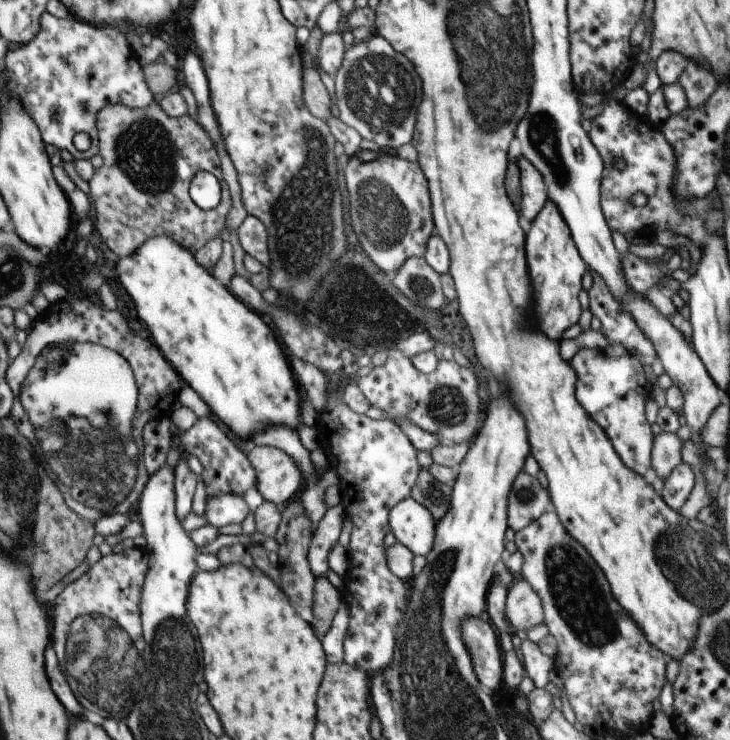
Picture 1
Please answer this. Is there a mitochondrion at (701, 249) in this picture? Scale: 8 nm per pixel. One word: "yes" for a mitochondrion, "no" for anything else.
no

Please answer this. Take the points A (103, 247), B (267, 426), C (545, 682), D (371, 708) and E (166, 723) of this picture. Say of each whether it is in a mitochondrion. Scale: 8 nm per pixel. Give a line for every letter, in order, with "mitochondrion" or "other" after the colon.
A: other
B: other
C: other
D: other
E: mitochondrion

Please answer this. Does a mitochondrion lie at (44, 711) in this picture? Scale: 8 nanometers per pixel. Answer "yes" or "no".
no

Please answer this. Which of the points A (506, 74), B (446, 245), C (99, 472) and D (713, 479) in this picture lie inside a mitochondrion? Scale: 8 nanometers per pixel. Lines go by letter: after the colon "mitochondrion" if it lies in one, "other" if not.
A: mitochondrion
B: other
C: mitochondrion
D: other

